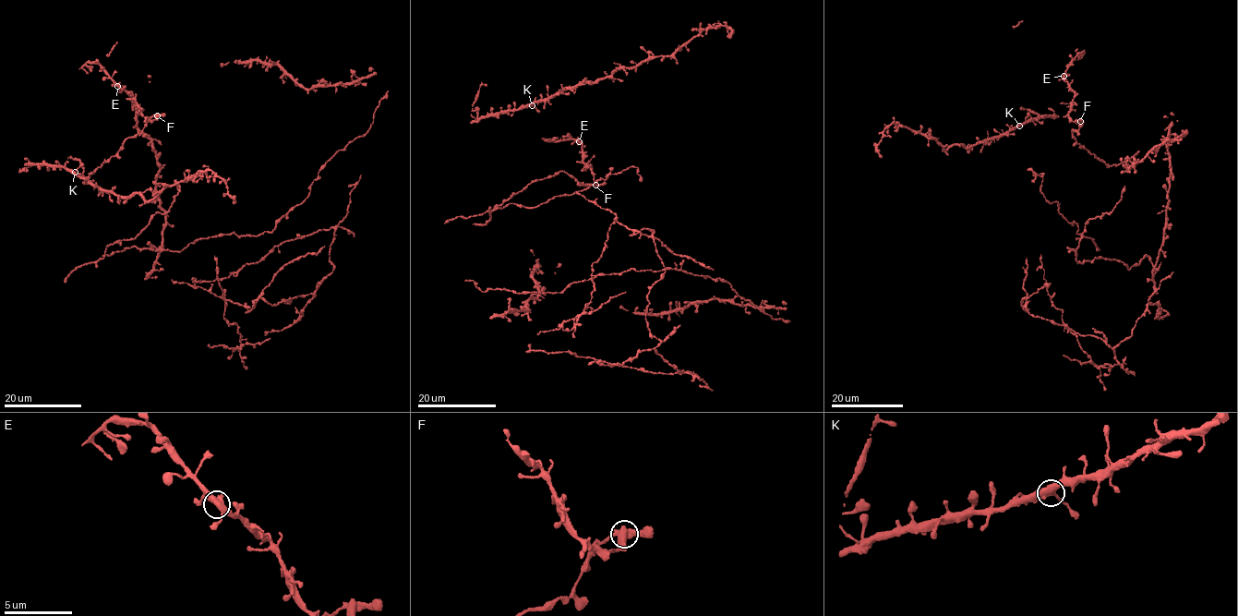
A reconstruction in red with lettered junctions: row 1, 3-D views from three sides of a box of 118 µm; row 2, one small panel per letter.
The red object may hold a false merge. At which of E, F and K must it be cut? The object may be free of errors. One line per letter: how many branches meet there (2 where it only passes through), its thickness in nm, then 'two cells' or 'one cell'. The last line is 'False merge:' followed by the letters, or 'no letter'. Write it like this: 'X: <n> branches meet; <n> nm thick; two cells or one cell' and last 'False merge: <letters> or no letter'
E: 3 branches meet; 420 nm thick; one cell
F: 3 branches meet; 440 nm thick; two cells
K: 3 branches meet; 420 nm thick; one cell
False merge: F

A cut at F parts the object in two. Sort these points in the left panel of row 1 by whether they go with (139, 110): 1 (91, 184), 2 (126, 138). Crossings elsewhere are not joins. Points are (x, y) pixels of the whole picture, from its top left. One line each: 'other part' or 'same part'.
1: same part
2: other part

